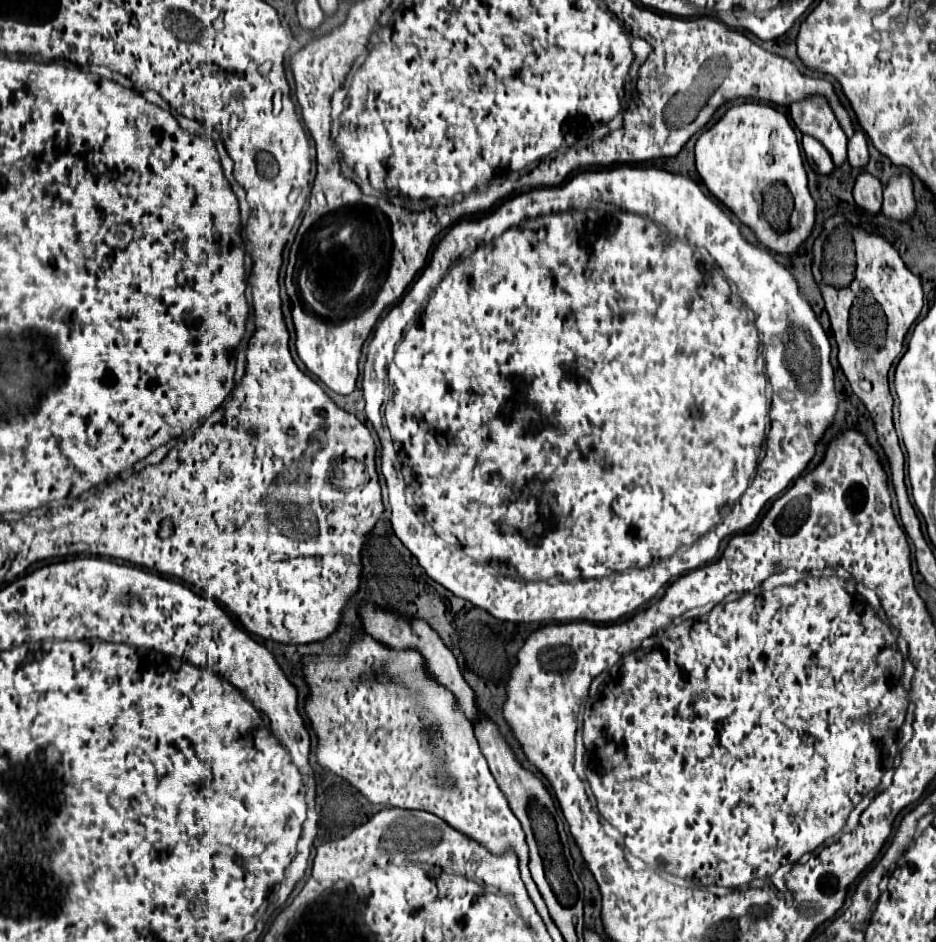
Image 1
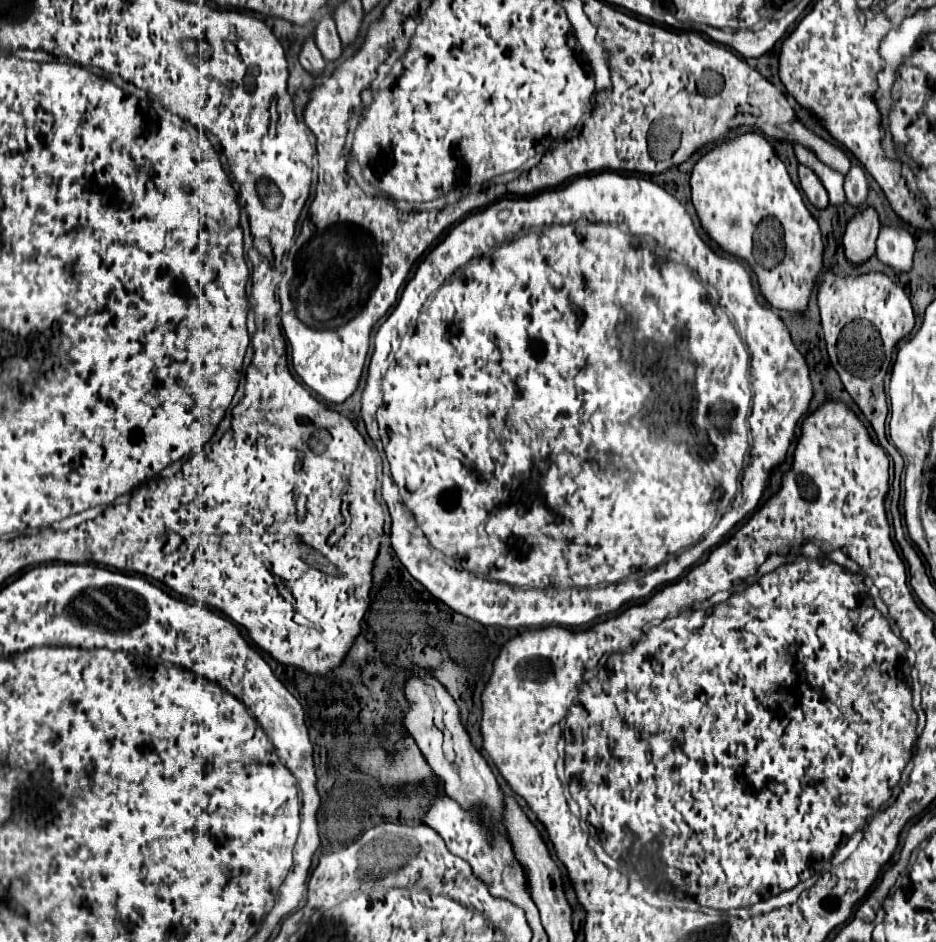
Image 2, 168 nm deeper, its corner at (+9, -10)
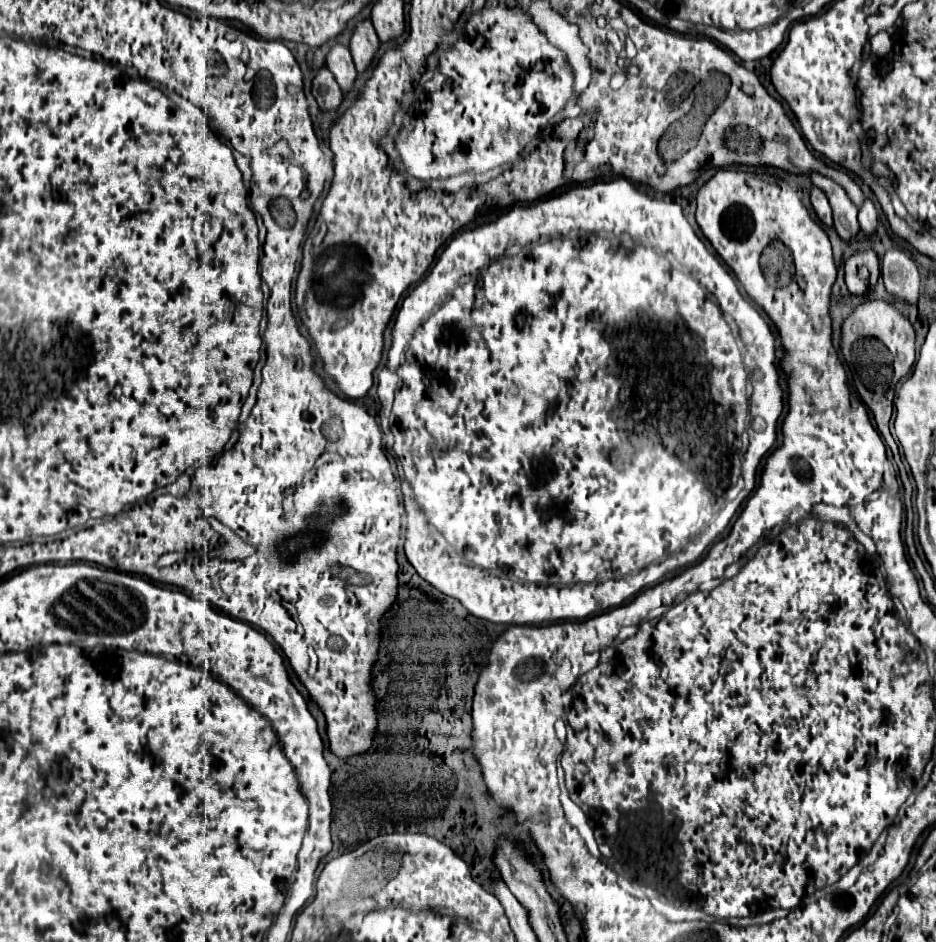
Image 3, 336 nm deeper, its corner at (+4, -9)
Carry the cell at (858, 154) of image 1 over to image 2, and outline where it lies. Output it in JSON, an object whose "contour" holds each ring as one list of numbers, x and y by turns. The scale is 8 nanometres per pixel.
{"contour":[[853,165,851,171,845,177,845,195,849,205,853,207,863,207,867,201,867,179,865,173,859,165]]}

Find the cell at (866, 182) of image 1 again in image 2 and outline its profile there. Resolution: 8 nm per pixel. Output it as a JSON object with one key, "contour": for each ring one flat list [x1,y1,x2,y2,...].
{"contour":[[863,207,861,213,857,213,845,231,843,237,843,249,845,257,853,265,863,265,875,255,875,239,879,233,879,219,875,209]]}

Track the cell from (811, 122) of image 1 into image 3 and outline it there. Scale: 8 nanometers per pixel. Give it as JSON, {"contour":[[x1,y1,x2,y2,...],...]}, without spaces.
{"contour":[[816,172,810,174,810,180,814,186,822,188,830,200,830,206,832,206,832,212,834,212,834,228,836,232,844,238,844,240,850,240,858,230,858,220,856,220,856,214,858,214,858,208,854,206,854,202,848,198,846,190,838,184,838,182,832,182,832,178,826,178,826,176,820,176]]}

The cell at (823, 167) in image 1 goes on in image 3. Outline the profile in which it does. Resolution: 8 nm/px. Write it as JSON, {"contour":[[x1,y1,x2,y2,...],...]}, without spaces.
{"contour":[[812,186,812,190,810,190,810,202,812,202,814,212,820,218,820,222,824,222,826,226,832,226,832,210,830,210,828,198,826,198,826,194,818,186]]}

